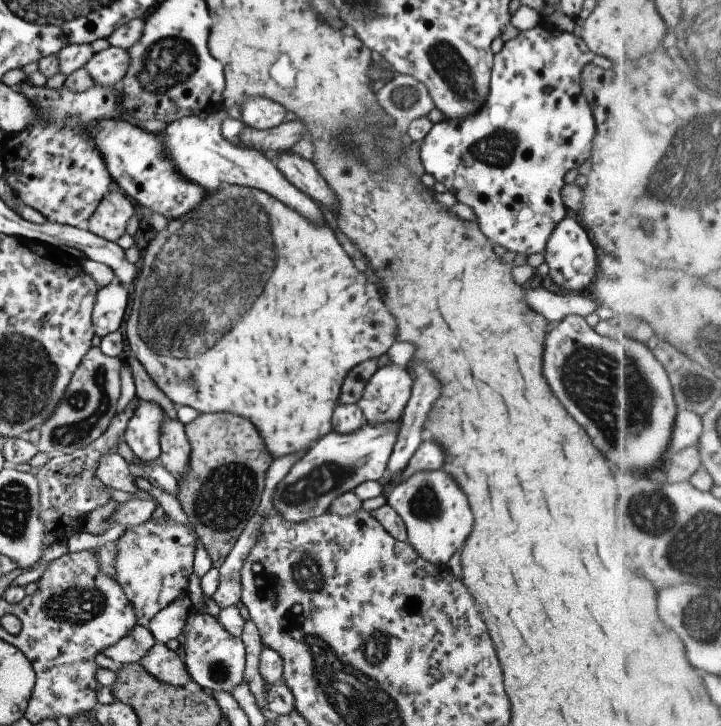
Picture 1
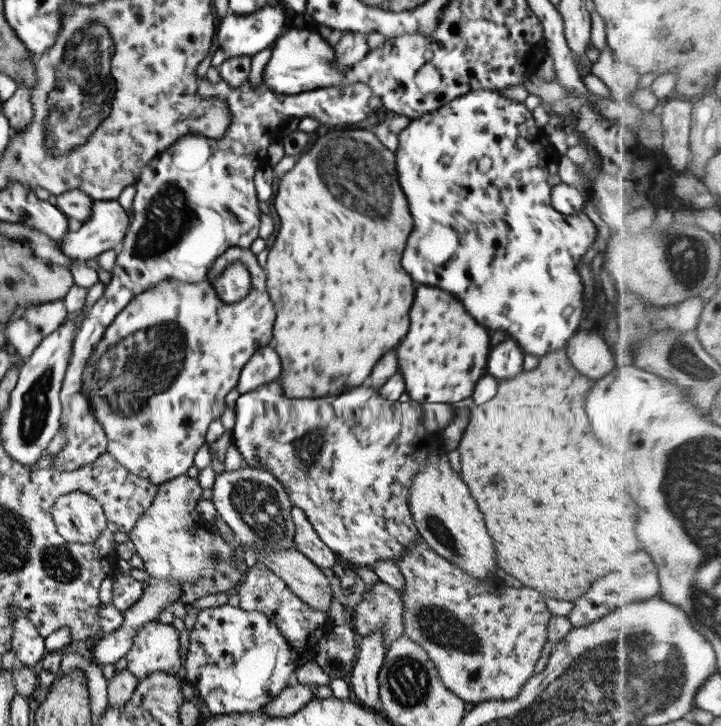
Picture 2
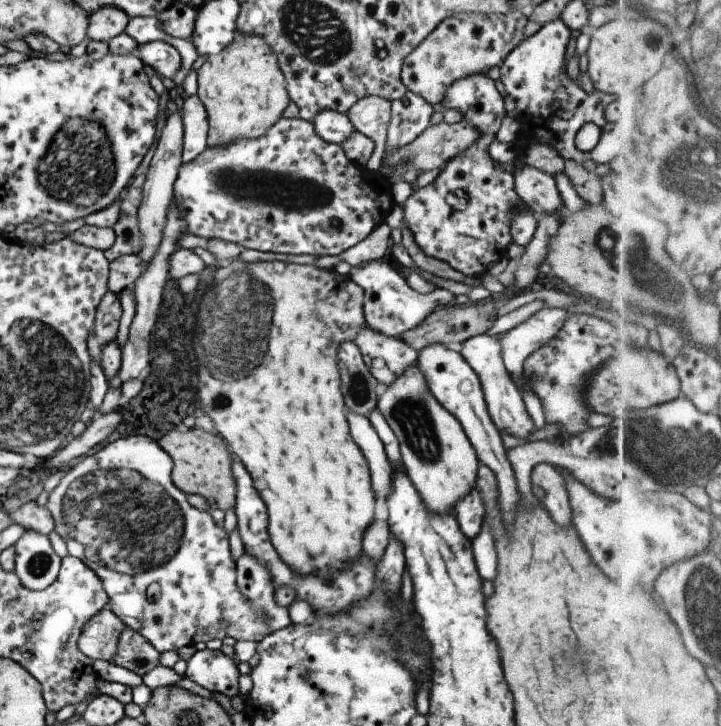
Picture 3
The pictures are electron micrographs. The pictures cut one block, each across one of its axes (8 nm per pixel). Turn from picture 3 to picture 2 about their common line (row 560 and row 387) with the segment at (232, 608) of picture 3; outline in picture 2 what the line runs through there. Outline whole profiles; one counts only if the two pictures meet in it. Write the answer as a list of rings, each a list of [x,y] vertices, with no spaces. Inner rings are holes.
[[[229,247],[223,254],[220,254],[210,266],[208,274],[201,282],[190,283],[185,281],[176,281],[173,279],[163,279],[159,284],[145,289],[143,292],[137,293],[122,309],[113,317],[111,324],[108,324],[103,331],[101,340],[95,345],[90,357],[83,367],[81,373],[80,391],[88,396],[93,414],[96,416],[97,422],[103,427],[107,442],[106,450],[123,468],[126,468],[131,474],[139,478],[148,480],[151,484],[159,485],[166,480],[175,478],[176,476],[185,475],[185,471],[189,466],[193,466],[193,454],[205,443],[205,432],[211,420],[217,420],[223,408],[224,396],[234,387],[240,371],[245,363],[248,362],[257,351],[266,344],[270,345],[272,340],[272,324],[276,317],[276,312],[269,298],[266,289],[265,271],[257,265],[255,256],[248,248]],[[233,262],[241,262],[247,269],[250,276],[249,293],[240,301],[225,303],[215,295],[215,291],[211,287],[211,282],[215,280],[225,270],[226,266]]]

